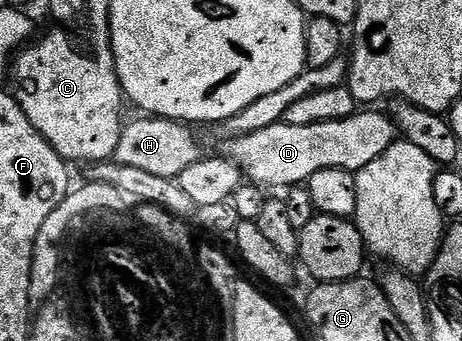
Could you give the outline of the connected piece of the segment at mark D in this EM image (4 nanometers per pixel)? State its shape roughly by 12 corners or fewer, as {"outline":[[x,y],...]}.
{"outline":[[389,114],[235,135],[224,155],[251,184],[291,189],[357,173],[399,135]]}

